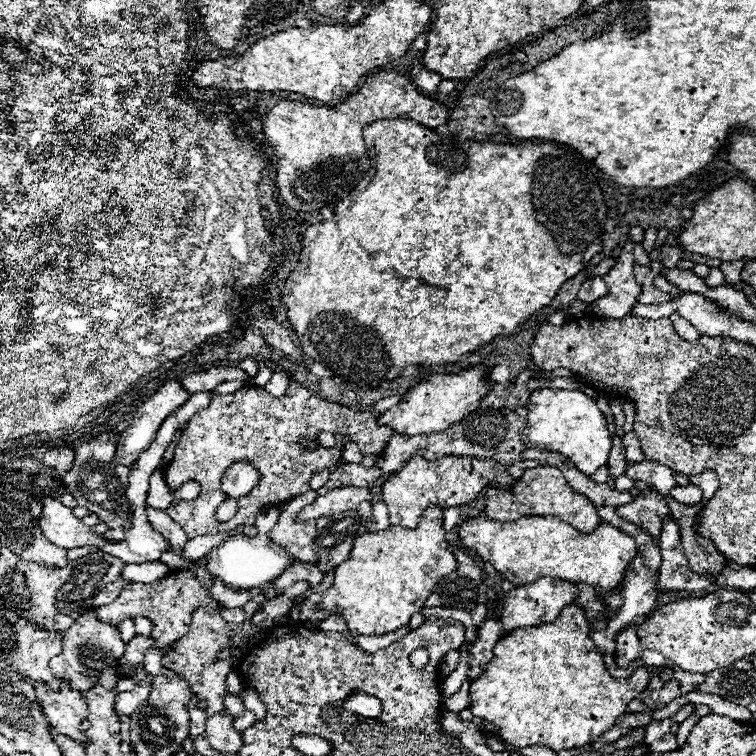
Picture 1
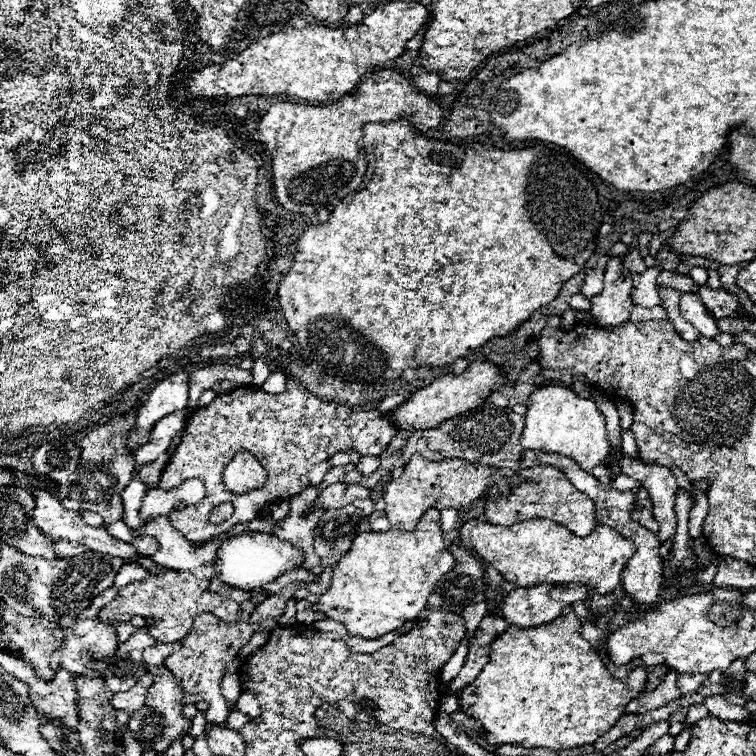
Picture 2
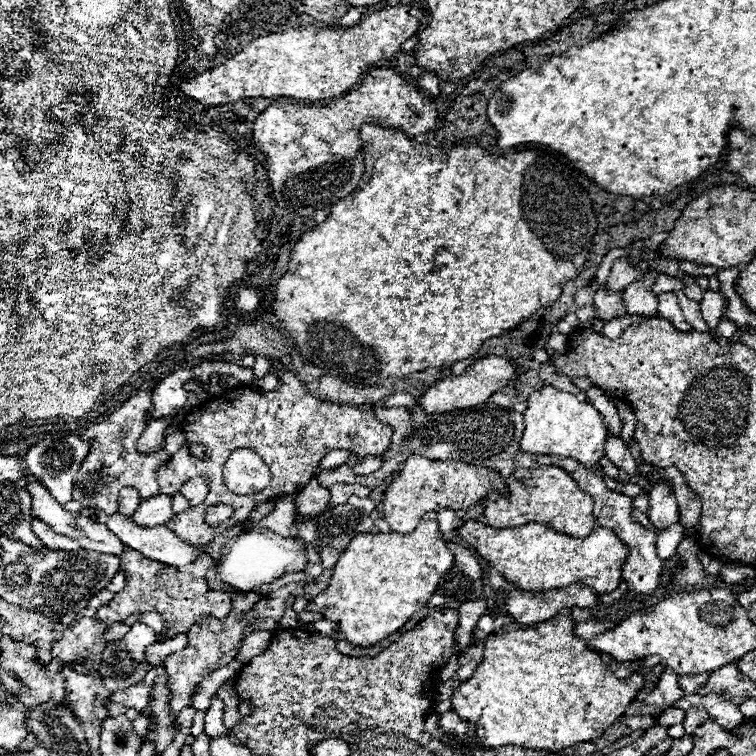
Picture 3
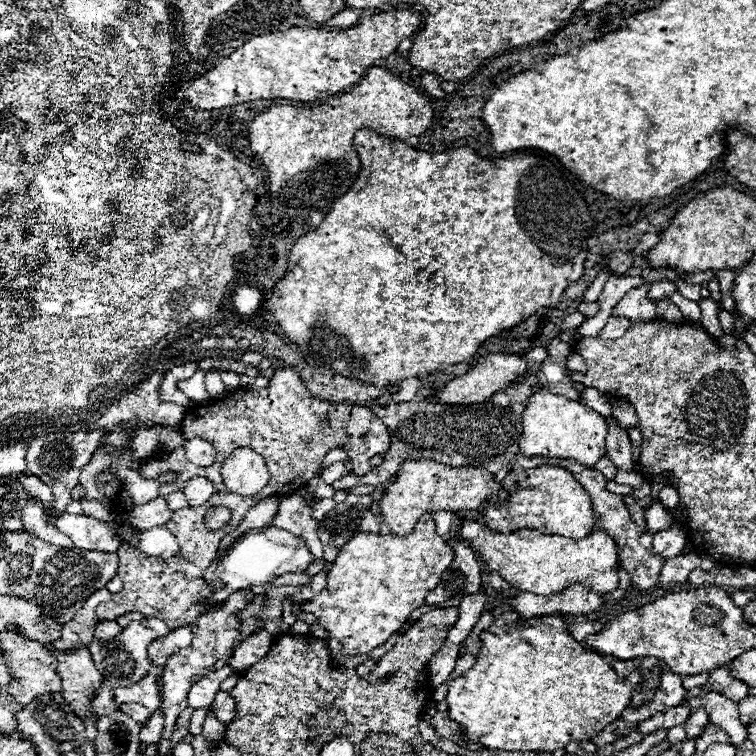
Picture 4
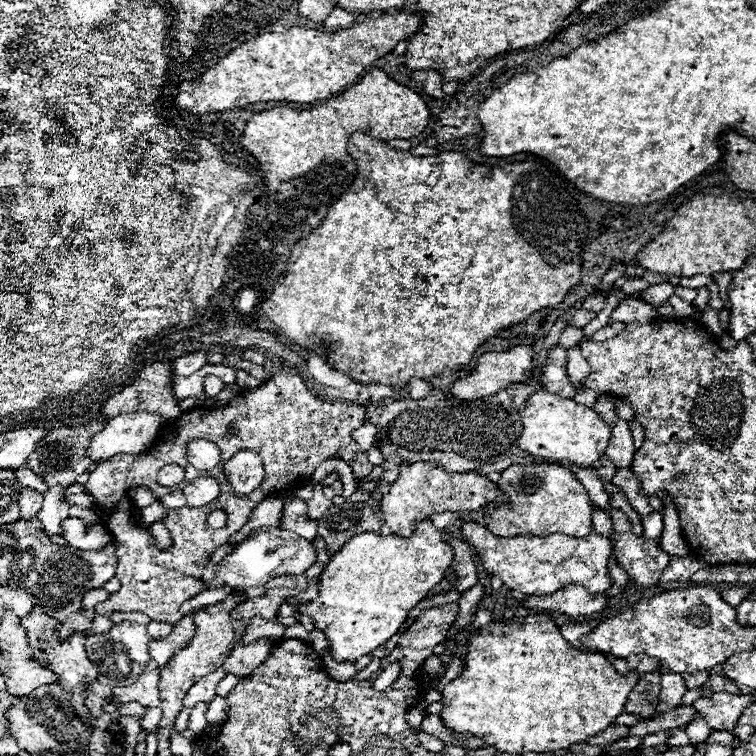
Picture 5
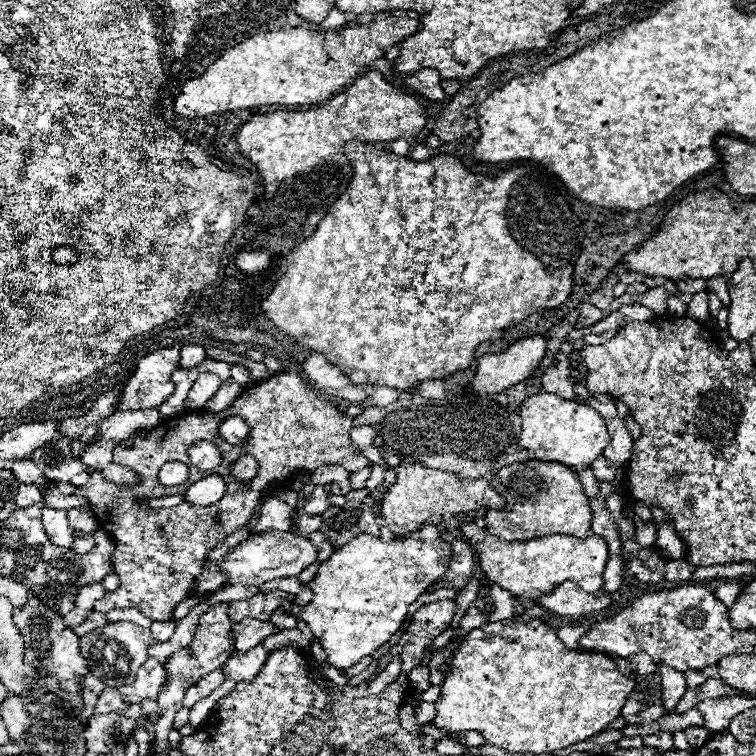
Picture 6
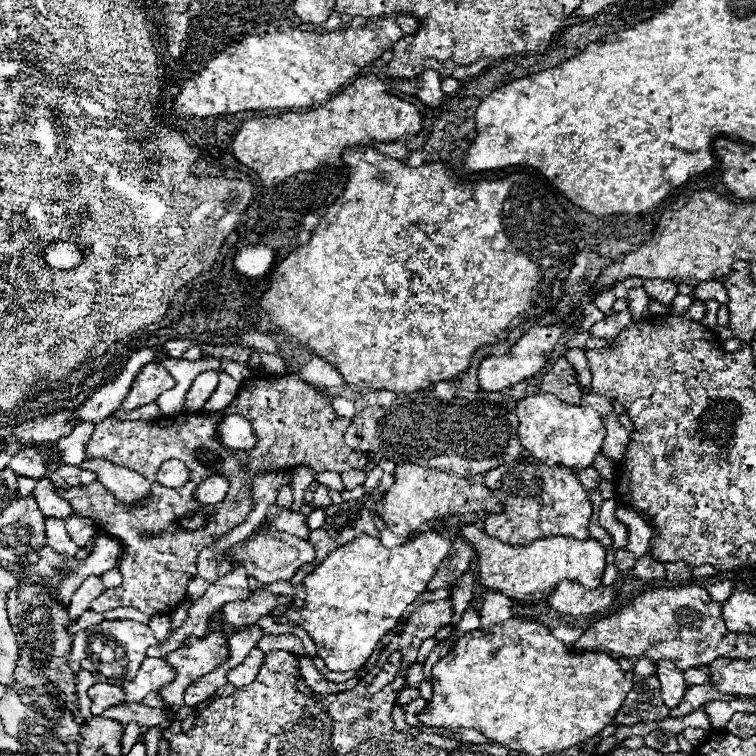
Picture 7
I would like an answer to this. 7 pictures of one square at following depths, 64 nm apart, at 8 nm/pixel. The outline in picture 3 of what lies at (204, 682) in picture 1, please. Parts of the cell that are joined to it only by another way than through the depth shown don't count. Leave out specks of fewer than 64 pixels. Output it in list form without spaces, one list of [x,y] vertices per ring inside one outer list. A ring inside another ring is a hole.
[[[248,592],[248,594],[232,594],[232,610],[226,618],[214,618],[214,616],[204,616],[196,624],[190,626],[188,630],[188,646],[164,662],[166,676],[168,676],[168,688],[170,688],[170,718],[174,720],[182,708],[190,706],[192,702],[192,690],[196,684],[208,676],[210,672],[218,670],[220,666],[228,664],[234,660],[238,648],[242,646],[242,640],[248,636],[248,622],[244,620],[244,614],[258,602],[260,594]],[[214,696],[212,706],[208,708],[208,714],[206,714],[206,724],[204,724],[204,734],[210,738],[218,738],[228,732],[228,728],[222,722],[222,706],[224,706],[222,700]]]

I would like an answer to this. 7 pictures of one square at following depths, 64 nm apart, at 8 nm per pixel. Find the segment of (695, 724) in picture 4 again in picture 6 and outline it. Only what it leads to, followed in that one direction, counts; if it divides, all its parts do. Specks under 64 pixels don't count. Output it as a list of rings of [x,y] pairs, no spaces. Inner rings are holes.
[[[698,726],[686,728],[684,734],[686,734],[686,738],[688,738],[688,742],[690,742],[692,748],[700,748],[708,740],[708,736],[710,736],[707,728],[698,728]]]

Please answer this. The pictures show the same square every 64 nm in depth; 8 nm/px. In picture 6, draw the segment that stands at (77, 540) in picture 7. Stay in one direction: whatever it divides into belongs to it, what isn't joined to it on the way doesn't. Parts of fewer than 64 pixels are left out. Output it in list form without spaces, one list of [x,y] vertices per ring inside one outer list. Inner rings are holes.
[[[88,508],[68,510],[68,524],[70,524],[70,530],[80,530],[82,534],[94,534],[96,530],[100,530],[96,516],[92,516]]]

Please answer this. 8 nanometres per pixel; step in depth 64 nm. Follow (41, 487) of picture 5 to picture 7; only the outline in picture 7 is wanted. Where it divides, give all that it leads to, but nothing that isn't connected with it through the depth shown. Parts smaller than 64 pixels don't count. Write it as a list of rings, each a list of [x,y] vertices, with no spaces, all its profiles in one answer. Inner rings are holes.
[[[30,446],[30,448],[20,448],[12,460],[10,460],[10,468],[16,472],[16,476],[30,476],[30,478],[44,478],[46,474],[46,458],[40,454],[40,450],[46,446]]]

